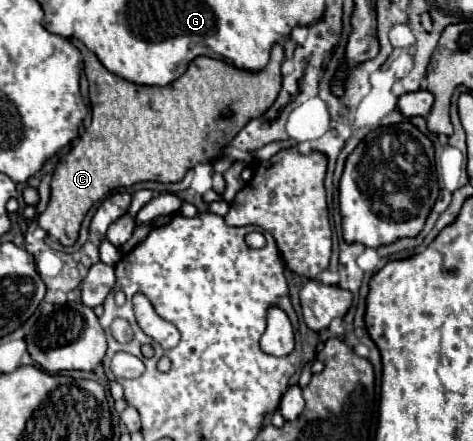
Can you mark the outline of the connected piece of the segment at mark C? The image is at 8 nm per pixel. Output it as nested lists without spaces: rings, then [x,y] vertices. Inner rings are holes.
[[[275,45],[271,49],[271,59],[267,67],[259,73],[247,73],[233,65],[227,65],[219,59],[199,57],[195,59],[187,73],[175,79],[167,87],[147,87],[133,85],[117,75],[109,73],[99,59],[81,47],[85,61],[85,75],[89,81],[89,99],[93,107],[93,123],[87,127],[71,151],[63,155],[55,167],[51,181],[51,201],[43,215],[39,215],[39,227],[53,235],[61,245],[69,247],[77,241],[83,217],[95,201],[111,193],[113,189],[131,187],[141,181],[159,181],[159,183],[177,183],[183,175],[193,169],[197,163],[207,163],[217,157],[217,133],[239,133],[251,119],[261,117],[275,103],[281,89],[281,63],[283,47]]]

